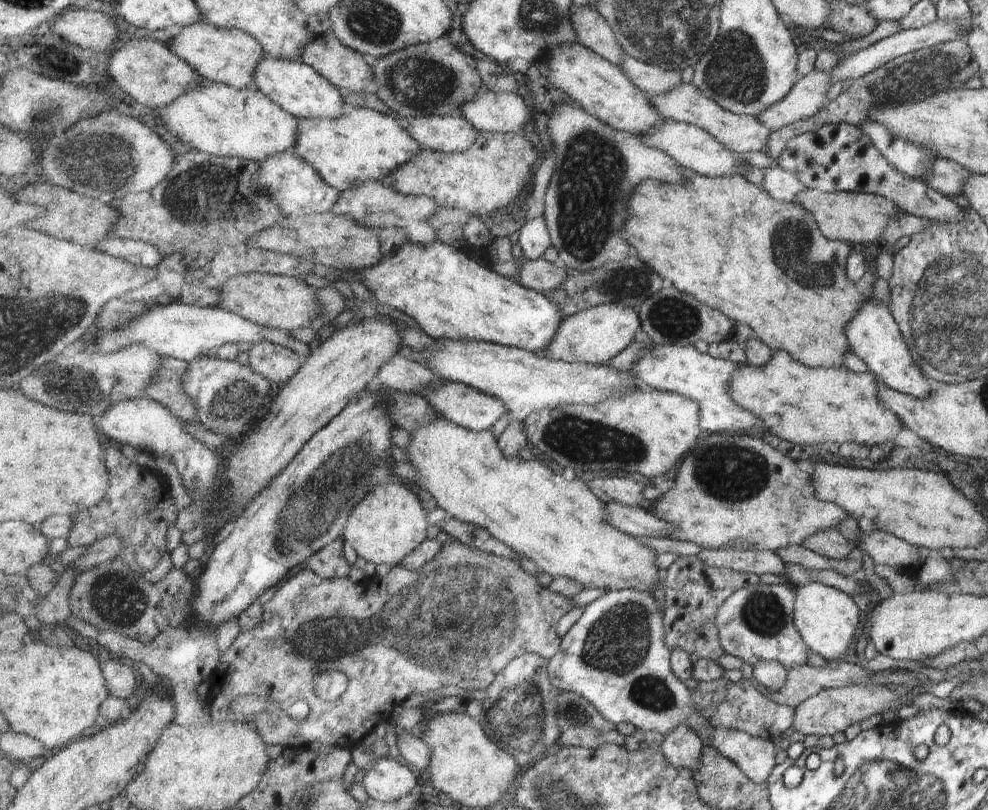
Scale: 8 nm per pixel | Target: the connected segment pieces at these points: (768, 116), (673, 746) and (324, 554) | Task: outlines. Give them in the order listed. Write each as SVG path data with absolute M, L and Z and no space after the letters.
M813 70L797 80L789 94L781 98L781 102L775 102L754 118L773 132L803 118L809 118L829 102L826 92L830 86L827 72Z
M679 726L664 738L661 745L664 756L677 768L687 768L691 772L697 770L701 756L702 741L689 726Z
M342 538L331 542L327 548L310 557L305 563L306 567L322 578L347 578L351 566L343 556L343 542Z

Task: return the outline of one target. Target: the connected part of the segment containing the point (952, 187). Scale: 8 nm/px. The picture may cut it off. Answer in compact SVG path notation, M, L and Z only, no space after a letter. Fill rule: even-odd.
M946 159L933 160L933 168L920 180L943 196L961 196L961 184L971 176L969 170Z

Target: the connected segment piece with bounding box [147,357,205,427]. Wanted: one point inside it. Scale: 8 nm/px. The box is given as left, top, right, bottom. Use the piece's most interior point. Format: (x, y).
(169, 388)

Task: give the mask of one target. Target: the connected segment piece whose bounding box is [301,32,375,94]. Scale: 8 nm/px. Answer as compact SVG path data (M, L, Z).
M333 32L325 34L324 37L317 38L316 41L309 42L305 46L305 54L302 56L303 63L308 63L314 70L323 75L337 88L353 93L363 93L373 91L375 84L375 74L373 74L372 61L363 54L344 46L341 40Z

